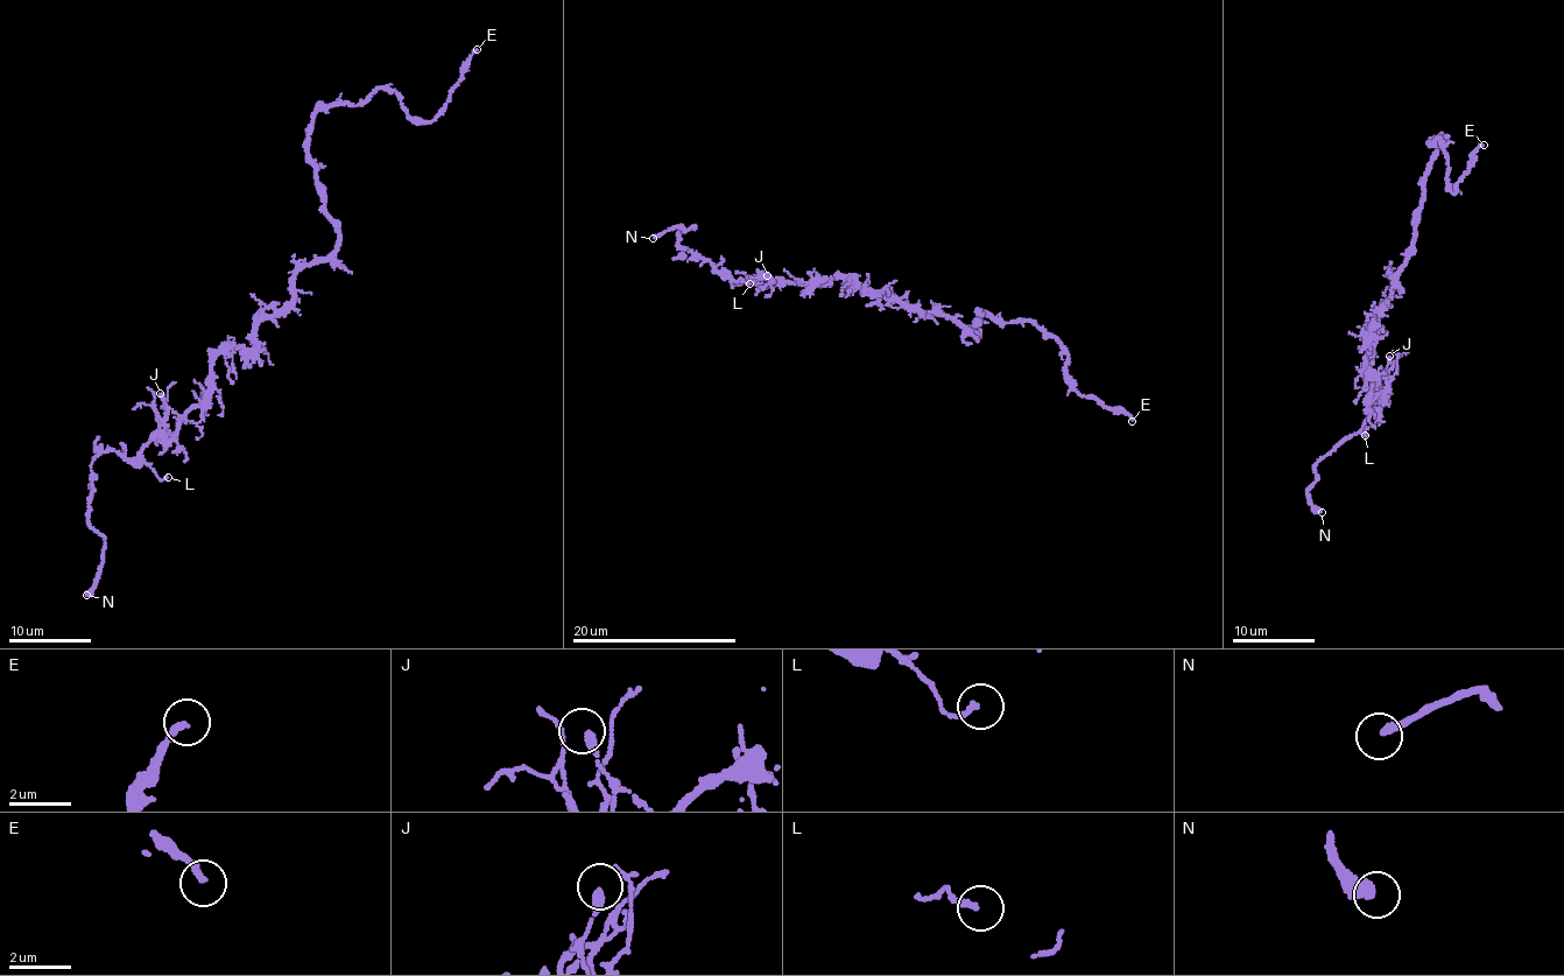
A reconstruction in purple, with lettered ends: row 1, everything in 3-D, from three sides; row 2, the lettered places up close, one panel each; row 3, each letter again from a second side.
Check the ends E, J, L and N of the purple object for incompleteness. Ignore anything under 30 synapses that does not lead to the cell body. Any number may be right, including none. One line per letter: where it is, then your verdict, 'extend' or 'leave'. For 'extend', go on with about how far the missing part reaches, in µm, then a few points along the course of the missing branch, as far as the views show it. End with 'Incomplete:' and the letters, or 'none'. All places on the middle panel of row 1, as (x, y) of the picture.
E: place (1132, 421); leave
J: place (767, 275); leave
L: place (749, 283); leave
N: place (653, 238); extend; missing 10 µm
Incomplete: N

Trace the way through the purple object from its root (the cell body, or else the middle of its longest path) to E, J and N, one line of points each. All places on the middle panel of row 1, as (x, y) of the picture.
E: (913, 308), (974, 336), (981, 310), (1001, 323), (1035, 322), (1065, 346), (1078, 393), (1132, 421)
J: (913, 308), (881, 293), (861, 289), (840, 276), (824, 282), (777, 285), (767, 275)
N: (913, 308), (840, 276), (800, 285), (758, 274), (738, 283), (682, 250), (677, 236), (695, 225), (653, 238)

